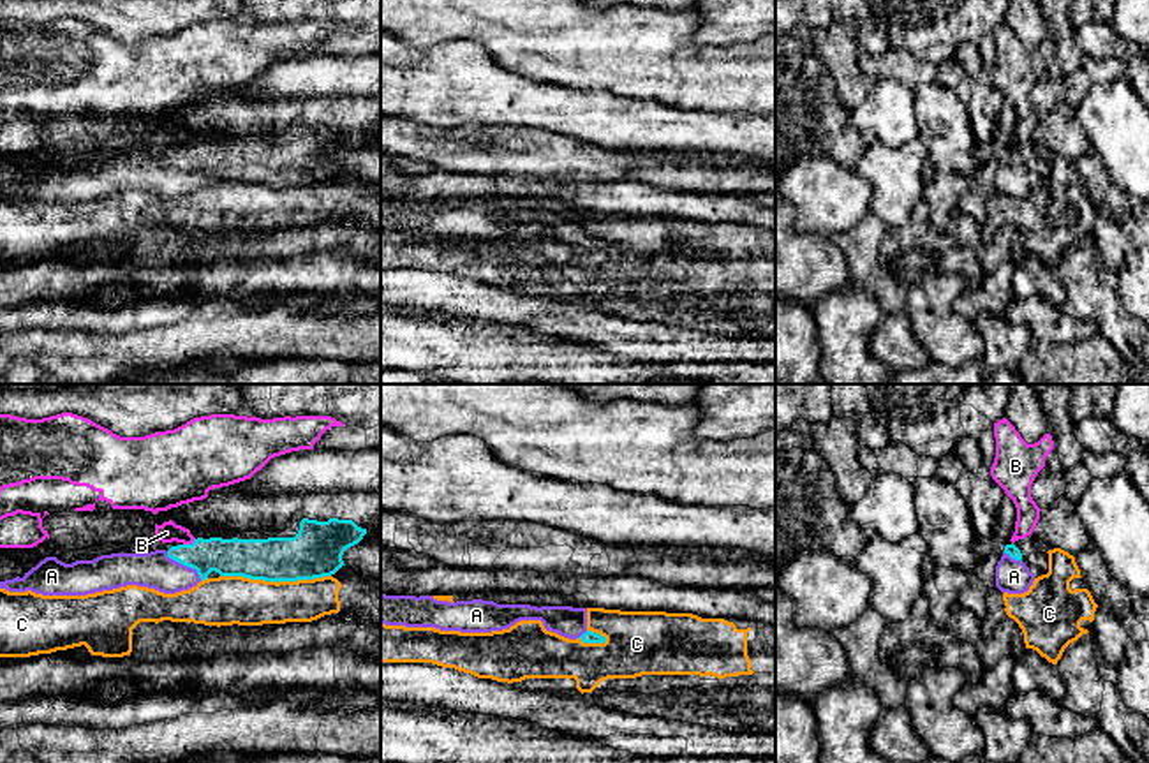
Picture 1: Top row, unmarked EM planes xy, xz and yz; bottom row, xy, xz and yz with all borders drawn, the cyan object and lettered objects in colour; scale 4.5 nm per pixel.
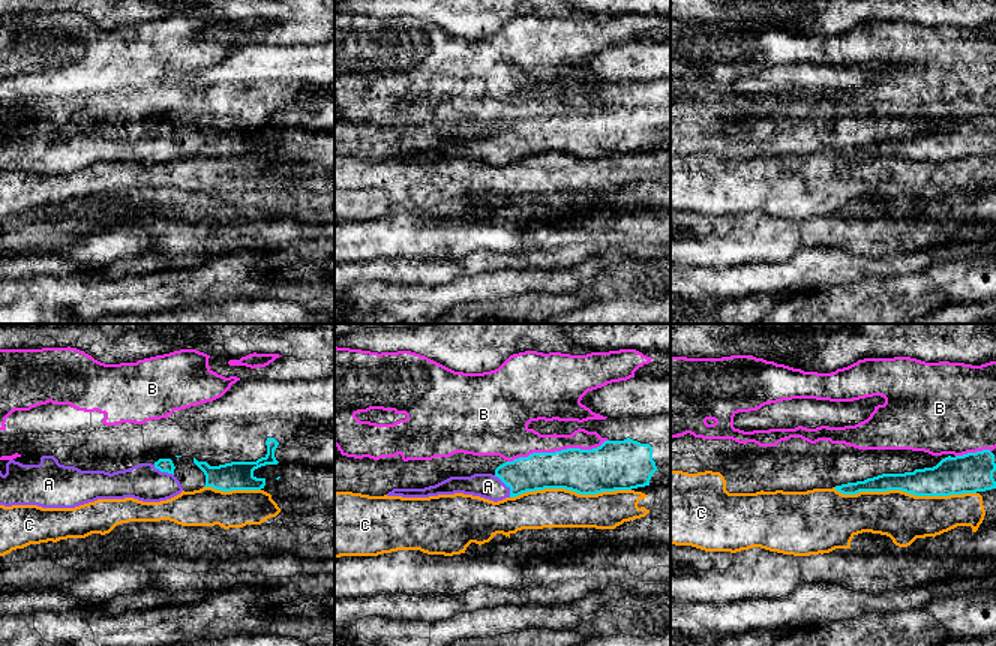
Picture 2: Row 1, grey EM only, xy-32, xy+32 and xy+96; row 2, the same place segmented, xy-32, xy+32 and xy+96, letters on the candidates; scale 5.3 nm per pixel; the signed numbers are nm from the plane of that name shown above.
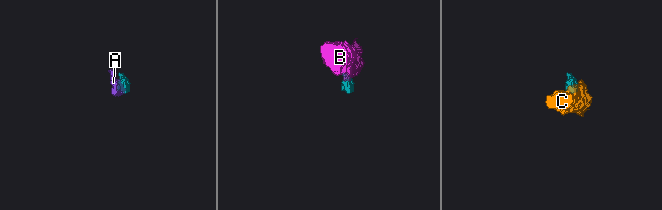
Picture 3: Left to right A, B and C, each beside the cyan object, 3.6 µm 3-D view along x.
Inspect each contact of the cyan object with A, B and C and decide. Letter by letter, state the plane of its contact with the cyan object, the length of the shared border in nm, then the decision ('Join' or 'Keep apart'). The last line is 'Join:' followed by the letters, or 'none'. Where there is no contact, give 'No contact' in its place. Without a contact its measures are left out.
A: Touches cyan in xy. Shared border 220 nm. Join
B: Touches cyan in xy. Shared border 70 nm. Keep apart
C: Touches cyan in xy. Shared border 500 nm. Keep apart
Join: A

